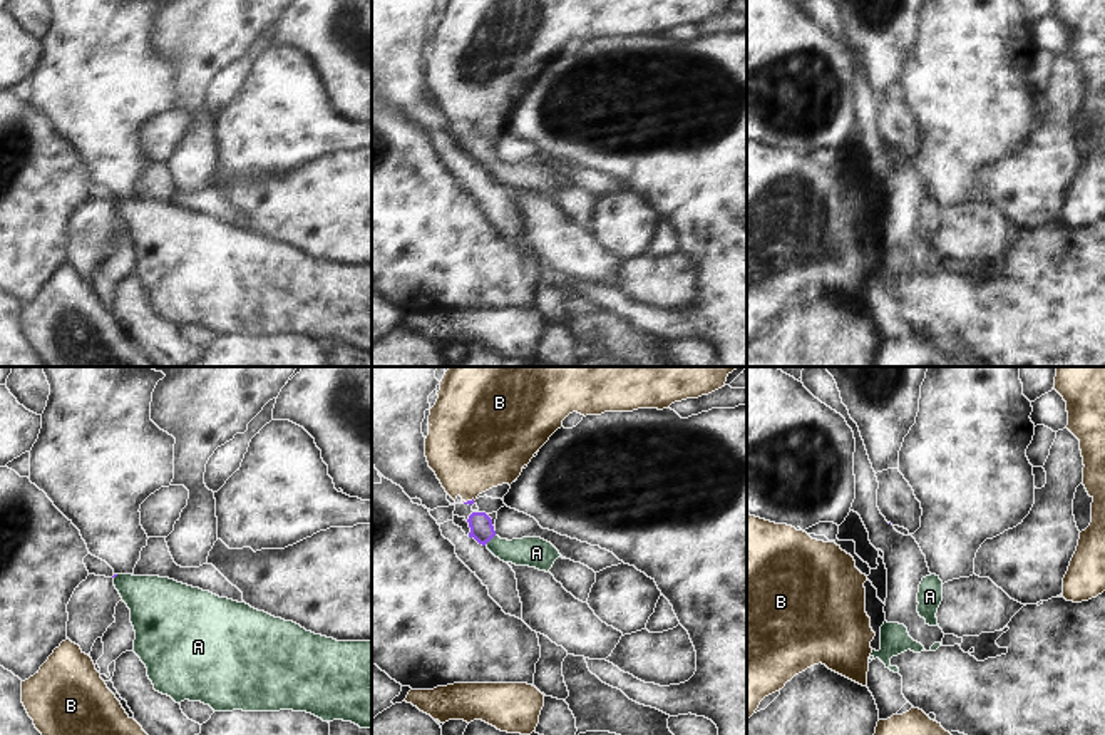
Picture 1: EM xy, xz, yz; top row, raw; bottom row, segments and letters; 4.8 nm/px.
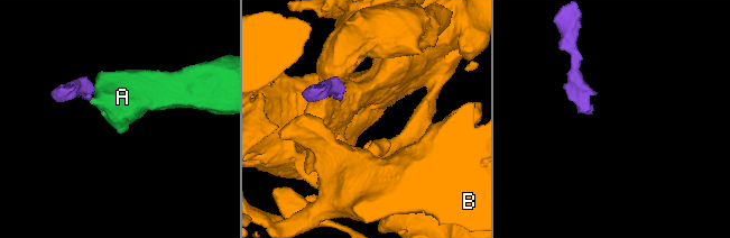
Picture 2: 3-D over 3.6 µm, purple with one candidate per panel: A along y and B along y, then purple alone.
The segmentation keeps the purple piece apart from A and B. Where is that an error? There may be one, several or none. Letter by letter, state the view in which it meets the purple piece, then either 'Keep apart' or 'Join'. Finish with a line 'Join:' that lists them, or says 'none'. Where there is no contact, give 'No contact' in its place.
A: Touches purple in xz. Join
B: Touches purple in xz. Keep apart
Join: A

